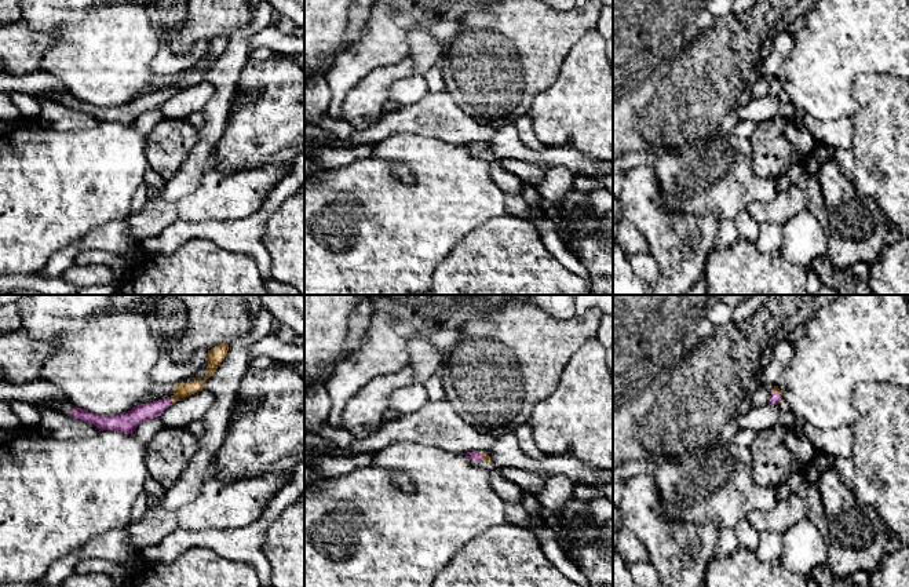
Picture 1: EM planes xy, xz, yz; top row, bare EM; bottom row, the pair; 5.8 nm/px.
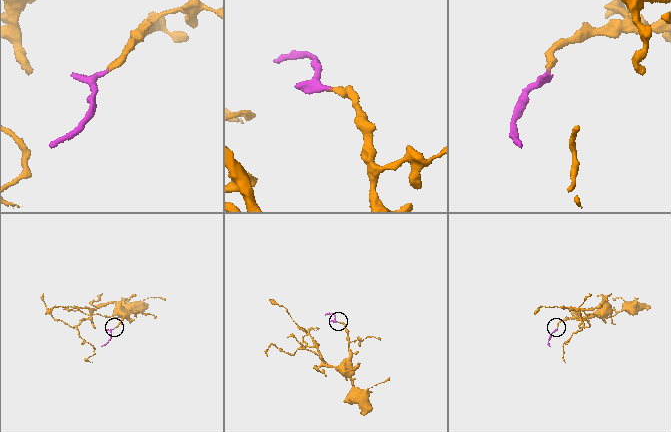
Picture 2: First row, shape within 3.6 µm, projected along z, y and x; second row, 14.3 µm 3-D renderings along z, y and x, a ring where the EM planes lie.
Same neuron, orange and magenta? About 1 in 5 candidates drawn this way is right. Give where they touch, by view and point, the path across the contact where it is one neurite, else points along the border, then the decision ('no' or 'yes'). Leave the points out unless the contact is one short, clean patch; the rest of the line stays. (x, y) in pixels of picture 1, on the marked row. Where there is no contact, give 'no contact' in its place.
xy (172, 400) | across xy (181, 390), (172, 400), (137, 415) | yes

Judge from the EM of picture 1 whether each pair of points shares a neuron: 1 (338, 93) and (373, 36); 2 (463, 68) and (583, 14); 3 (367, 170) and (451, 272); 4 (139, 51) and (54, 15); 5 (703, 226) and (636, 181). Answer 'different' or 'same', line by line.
1: same
2: same
3: different
4: same
5: same

